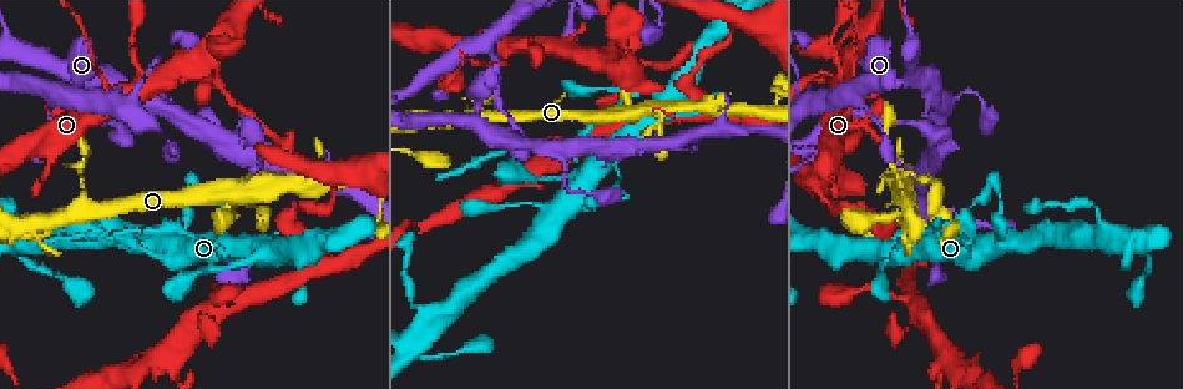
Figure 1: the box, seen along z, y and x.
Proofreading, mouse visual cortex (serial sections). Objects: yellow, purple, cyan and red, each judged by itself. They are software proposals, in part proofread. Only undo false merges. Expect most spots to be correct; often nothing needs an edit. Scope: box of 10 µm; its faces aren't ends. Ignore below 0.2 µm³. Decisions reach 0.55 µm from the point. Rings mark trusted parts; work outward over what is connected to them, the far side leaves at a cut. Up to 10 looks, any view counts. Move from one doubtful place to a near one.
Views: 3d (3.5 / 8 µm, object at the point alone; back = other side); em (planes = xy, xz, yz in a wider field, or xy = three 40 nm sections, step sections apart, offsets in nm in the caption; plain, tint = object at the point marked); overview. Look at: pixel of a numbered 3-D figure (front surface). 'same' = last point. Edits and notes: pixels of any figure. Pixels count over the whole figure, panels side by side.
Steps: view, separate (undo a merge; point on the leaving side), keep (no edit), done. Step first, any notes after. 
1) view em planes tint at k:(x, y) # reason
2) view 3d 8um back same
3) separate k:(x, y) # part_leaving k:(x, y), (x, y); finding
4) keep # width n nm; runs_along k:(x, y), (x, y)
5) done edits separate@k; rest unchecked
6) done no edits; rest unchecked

view em xy step 3 tint at 1:(508, 45) # two arms in line, one across

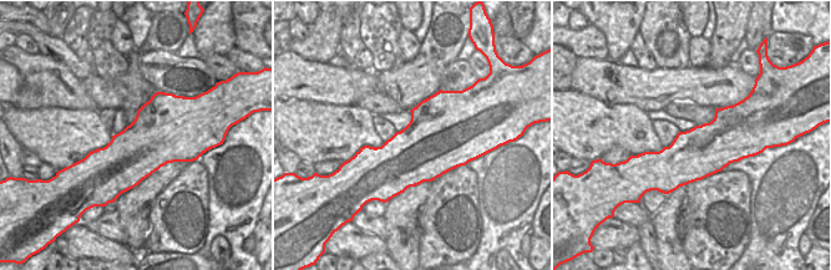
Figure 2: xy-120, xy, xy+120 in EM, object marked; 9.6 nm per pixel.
view 3d 3.5um same

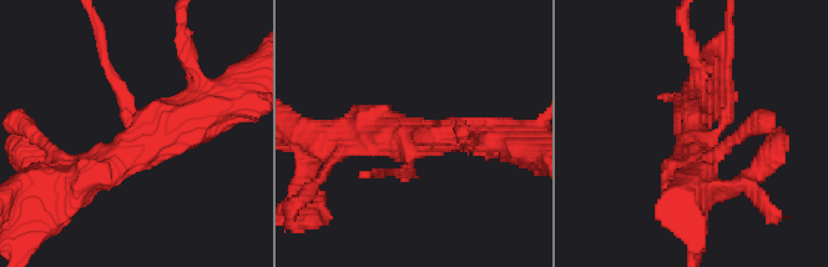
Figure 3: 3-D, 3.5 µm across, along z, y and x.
keep # arms 3; runs_along 3:(61, 184), (207, 111); all the same cell

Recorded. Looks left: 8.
view 3d 3.5um at 1:(587, 55) # thin neck

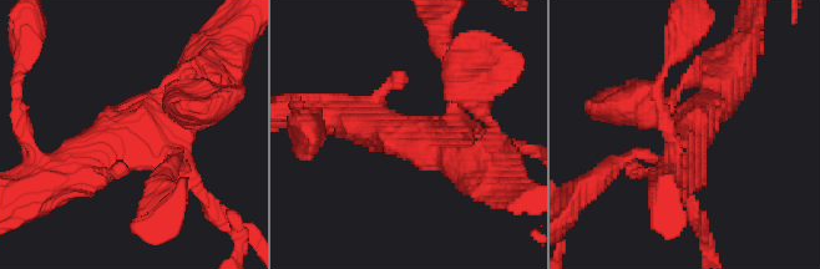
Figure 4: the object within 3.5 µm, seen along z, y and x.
view em xy step 5 tint at 4:(128, 137) # shape alone is not enough

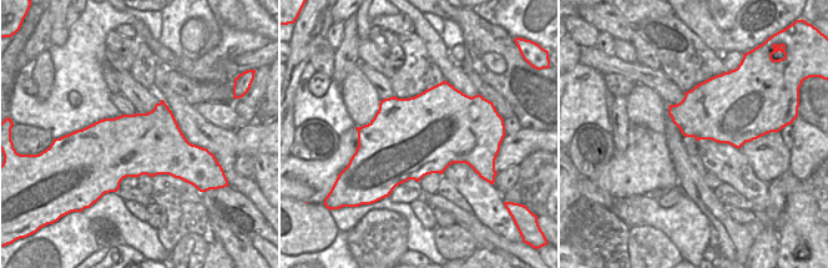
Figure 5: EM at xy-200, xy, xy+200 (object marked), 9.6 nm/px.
keep # runs_along 4:(61, 178), (96, 167), (188, 94); one cell here

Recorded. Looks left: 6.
view 3d 3.5um at 1:(924, 121) # sharp bend

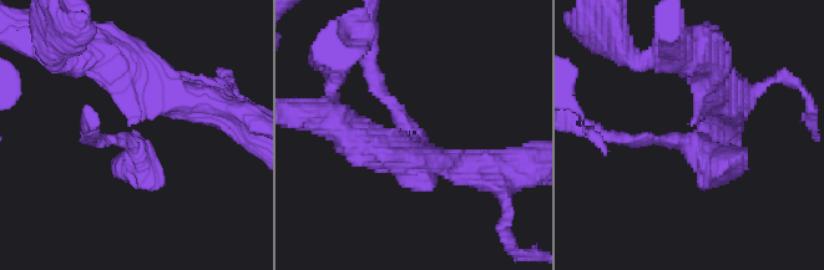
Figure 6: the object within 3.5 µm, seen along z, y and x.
view em planes plain at 6:(414, 134)

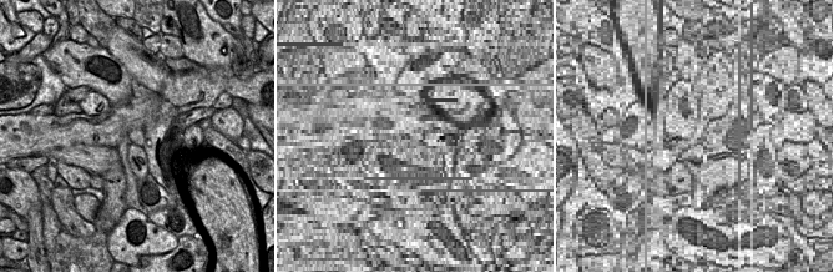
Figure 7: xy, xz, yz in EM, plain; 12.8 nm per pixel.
view em planes tint same

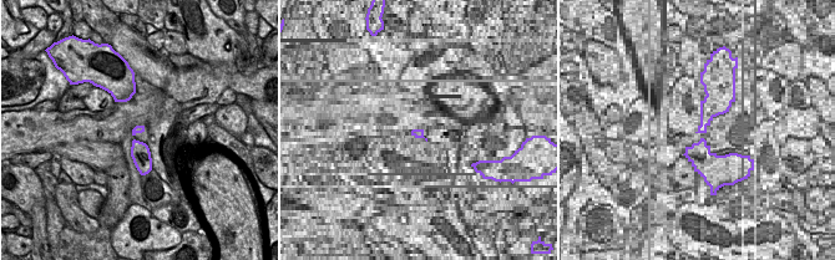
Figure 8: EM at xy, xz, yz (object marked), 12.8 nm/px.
keep # runs_along 6:(711, 66), (692, 139), (622, 136); continuous, no second cell

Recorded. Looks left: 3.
view 3d 3.5um at 1:(969, 247) # thin neck

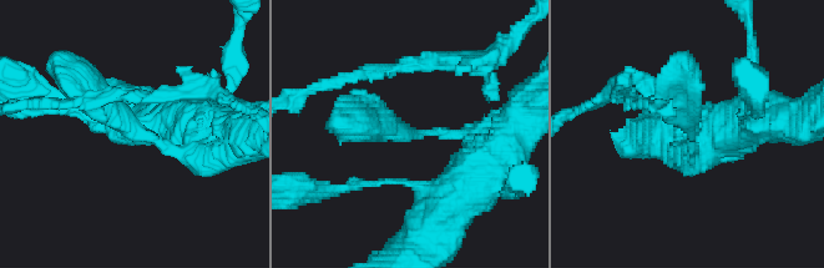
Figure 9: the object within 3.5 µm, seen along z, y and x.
keep # runs_along 9:(221, 132), (178, 152), (79, 79); one cell here

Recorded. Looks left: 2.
done no edits; rest unchecked

